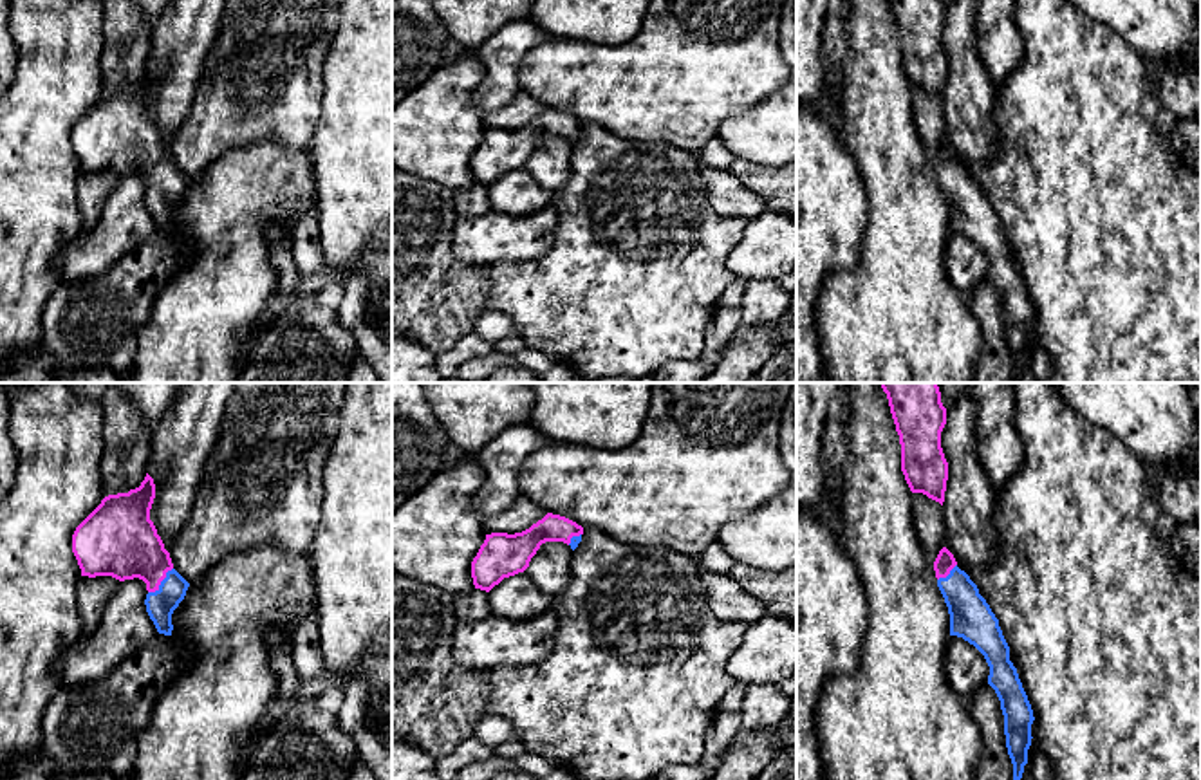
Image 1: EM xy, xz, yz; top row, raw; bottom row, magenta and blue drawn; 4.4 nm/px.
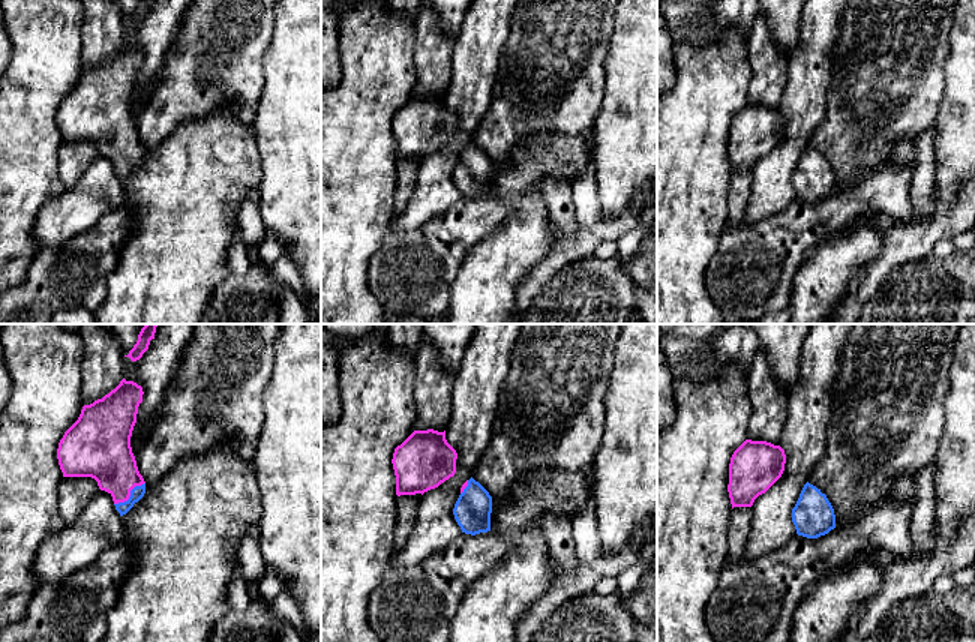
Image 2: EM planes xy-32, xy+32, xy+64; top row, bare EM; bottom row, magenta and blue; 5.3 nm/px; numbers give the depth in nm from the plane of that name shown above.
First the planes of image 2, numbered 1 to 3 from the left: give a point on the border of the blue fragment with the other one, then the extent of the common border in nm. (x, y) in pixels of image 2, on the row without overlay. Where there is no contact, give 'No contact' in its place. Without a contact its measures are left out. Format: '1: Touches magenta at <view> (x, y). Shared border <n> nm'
1: Touches magenta at xy-32 (129, 159). Shared border 200 nm
2: Touches magenta at xy+32 (465, 150). Shared border 90 nm
3: No contact

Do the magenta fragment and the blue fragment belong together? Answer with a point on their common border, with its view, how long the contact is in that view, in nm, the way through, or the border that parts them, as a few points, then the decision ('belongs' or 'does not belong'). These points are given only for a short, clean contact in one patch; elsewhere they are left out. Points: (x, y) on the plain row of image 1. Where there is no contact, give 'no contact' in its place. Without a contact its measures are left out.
contact xy (161, 176); length 160 nm; way xy (121, 136), (161, 176), (161, 199); belongs

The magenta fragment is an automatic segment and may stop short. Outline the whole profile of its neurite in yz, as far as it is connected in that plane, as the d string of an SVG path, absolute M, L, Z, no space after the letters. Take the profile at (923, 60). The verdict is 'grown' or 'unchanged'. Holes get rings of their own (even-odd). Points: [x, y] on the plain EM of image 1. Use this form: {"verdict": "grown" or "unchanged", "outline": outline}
{"verdict": "unchanged", "outline": "M889 0L901 40L901 67L912 88L945 98L948 58L941 43L943 0Z"}

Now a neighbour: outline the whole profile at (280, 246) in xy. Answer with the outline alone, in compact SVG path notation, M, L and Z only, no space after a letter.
M267 228L269 256L280 276L280 291L285 296L285 316L298 316L300 298L294 285L300 280L298 267L293 258L293 240L284 228Z

